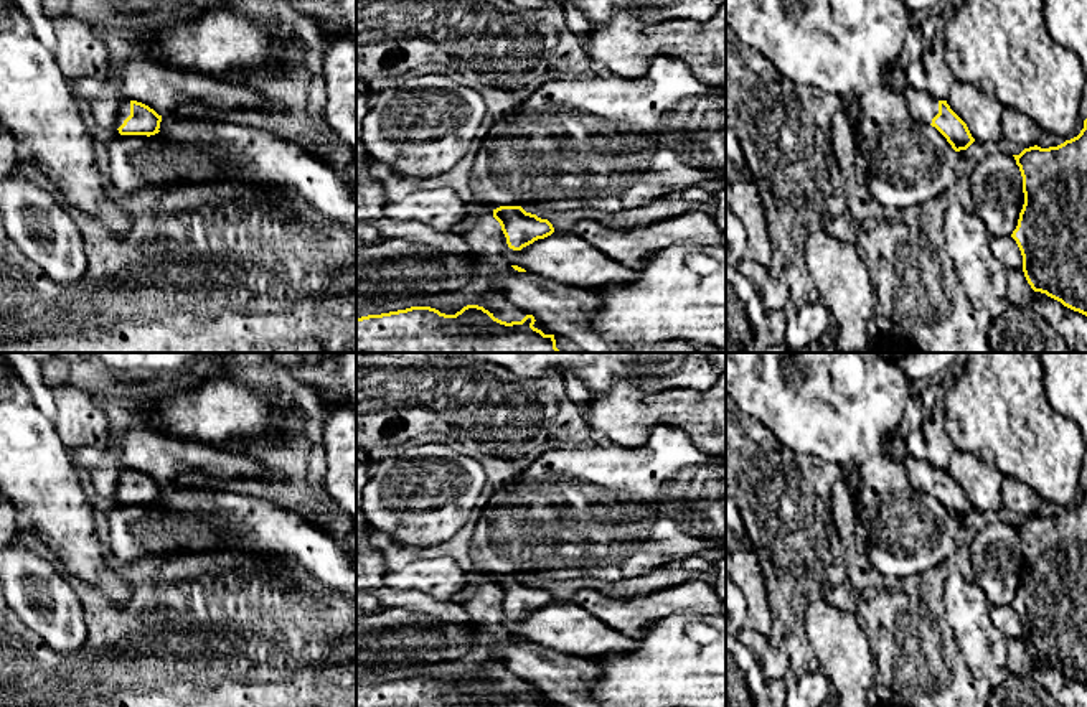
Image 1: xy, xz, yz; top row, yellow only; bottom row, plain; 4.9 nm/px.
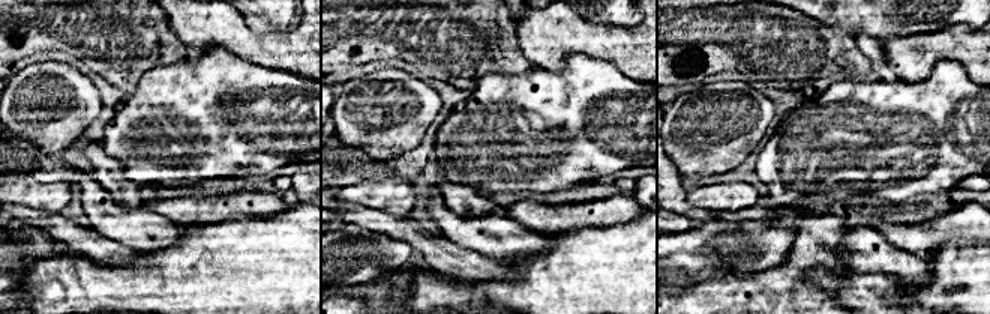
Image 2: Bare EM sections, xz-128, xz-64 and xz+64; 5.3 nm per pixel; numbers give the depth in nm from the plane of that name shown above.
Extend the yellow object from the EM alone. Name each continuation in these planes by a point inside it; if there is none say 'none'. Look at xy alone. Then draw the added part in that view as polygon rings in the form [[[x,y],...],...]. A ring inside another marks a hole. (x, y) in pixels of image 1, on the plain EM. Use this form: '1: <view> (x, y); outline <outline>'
1: xy (126, 473); outline [[[125,468],[125,470],[122,470],[122,476],[120,476],[117,491],[115,491],[115,498],[119,498],[129,485],[130,485],[130,470]]]

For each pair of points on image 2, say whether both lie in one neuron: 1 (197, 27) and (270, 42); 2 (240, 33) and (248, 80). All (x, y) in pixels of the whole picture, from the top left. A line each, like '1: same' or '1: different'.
1: same
2: different

